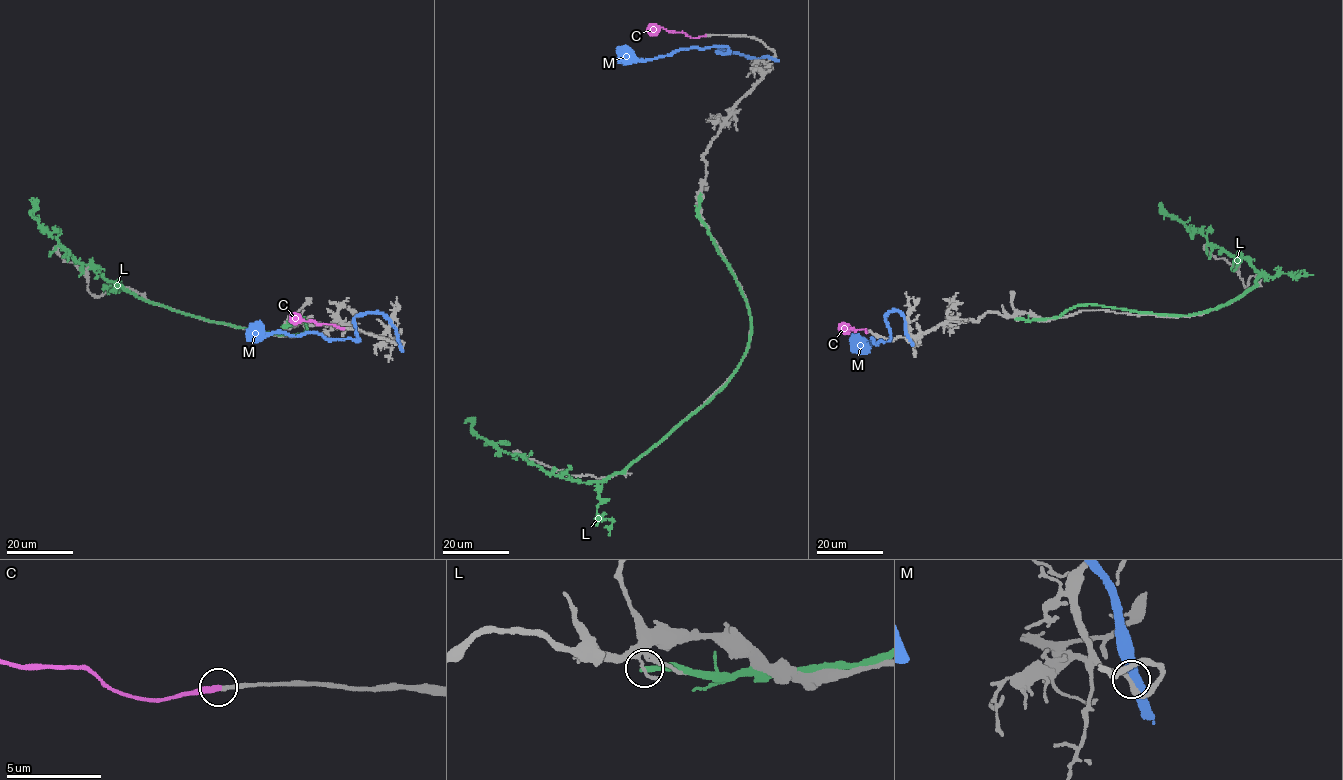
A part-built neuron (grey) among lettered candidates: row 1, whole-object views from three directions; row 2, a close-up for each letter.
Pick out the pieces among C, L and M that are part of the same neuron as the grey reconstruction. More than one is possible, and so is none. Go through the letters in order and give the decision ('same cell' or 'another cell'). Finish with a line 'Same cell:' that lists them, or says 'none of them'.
C: another cell
L: another cell
M: another cell
Same cell: none of them

